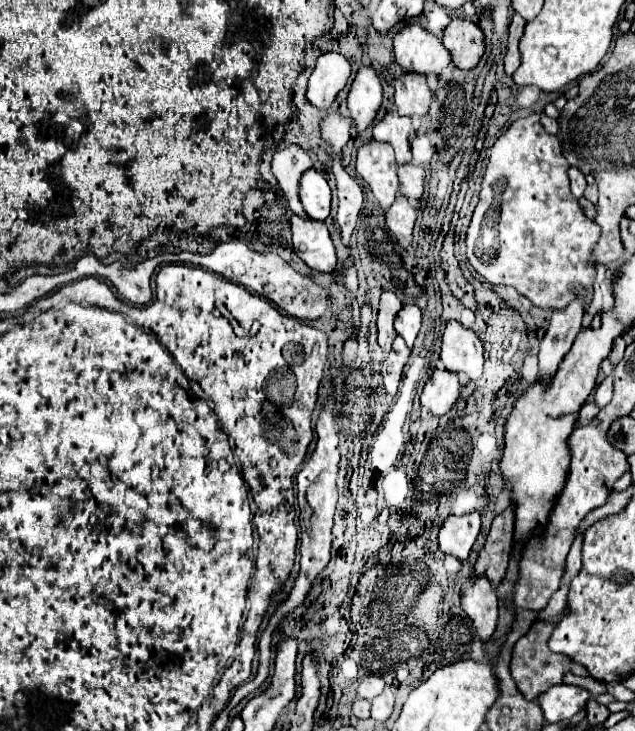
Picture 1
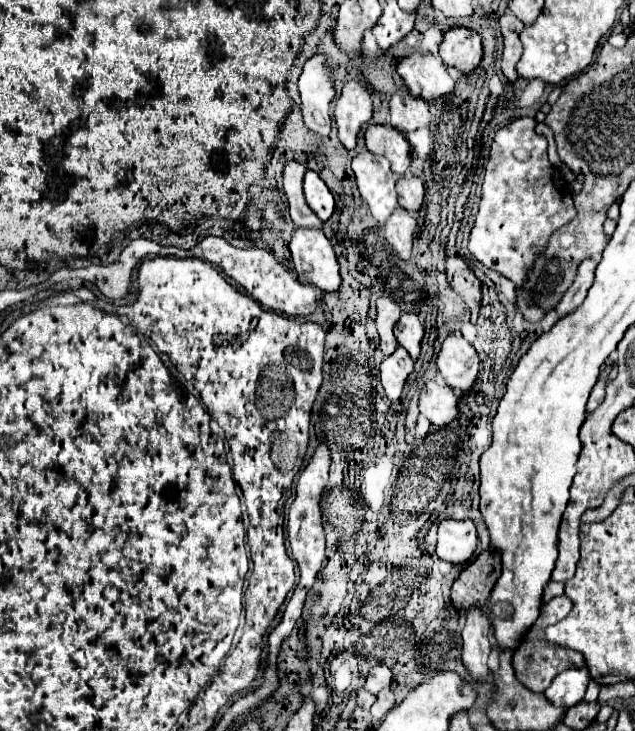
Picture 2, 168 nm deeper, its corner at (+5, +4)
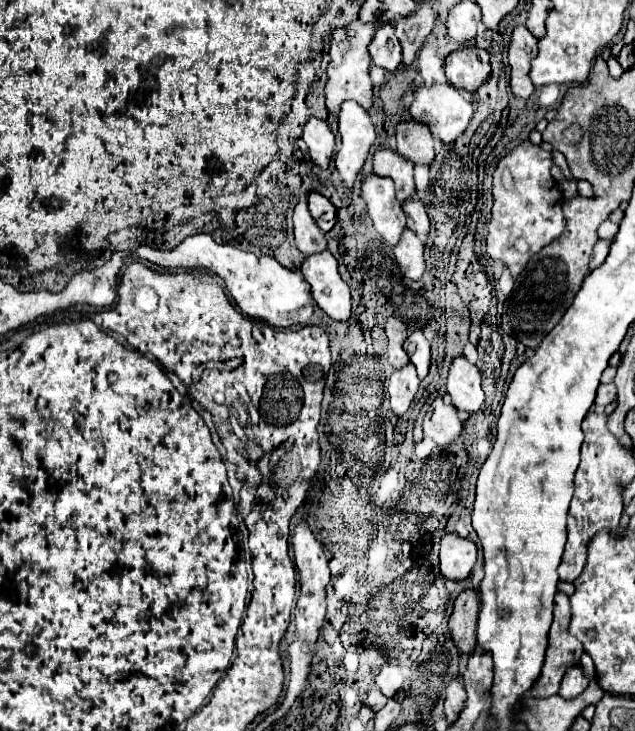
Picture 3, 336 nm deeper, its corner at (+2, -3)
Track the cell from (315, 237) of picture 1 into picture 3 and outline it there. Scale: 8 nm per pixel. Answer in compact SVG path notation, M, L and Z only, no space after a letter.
M329 250L305 256L301 272L311 284L311 294L317 306L333 320L349 320L351 294L349 286L337 272L335 256Z

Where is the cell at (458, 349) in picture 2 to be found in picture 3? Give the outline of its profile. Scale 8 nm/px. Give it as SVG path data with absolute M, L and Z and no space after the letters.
M457 356L451 362L447 376L447 392L457 410L473 414L481 408L485 394L481 390L481 372L465 356Z

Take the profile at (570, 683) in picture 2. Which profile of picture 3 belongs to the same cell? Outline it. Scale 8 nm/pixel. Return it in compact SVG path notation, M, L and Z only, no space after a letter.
M575 666L573 670L565 672L565 678L561 680L561 688L559 688L559 696L565 700L573 700L577 698L585 688L587 688L589 680L585 678L581 666Z

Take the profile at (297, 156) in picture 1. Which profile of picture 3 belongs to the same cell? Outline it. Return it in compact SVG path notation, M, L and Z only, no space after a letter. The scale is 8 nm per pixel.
M307 194L299 196L299 204L295 206L295 214L293 214L293 224L295 224L295 244L305 256L323 252L327 248L325 234L309 214Z

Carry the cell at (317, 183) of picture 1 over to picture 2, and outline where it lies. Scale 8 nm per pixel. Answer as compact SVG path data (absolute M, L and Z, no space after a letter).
M306 171L304 195L306 195L306 203L310 205L310 209L322 221L328 221L330 215L334 213L334 197L332 197L330 189L326 187L326 183L314 171Z

